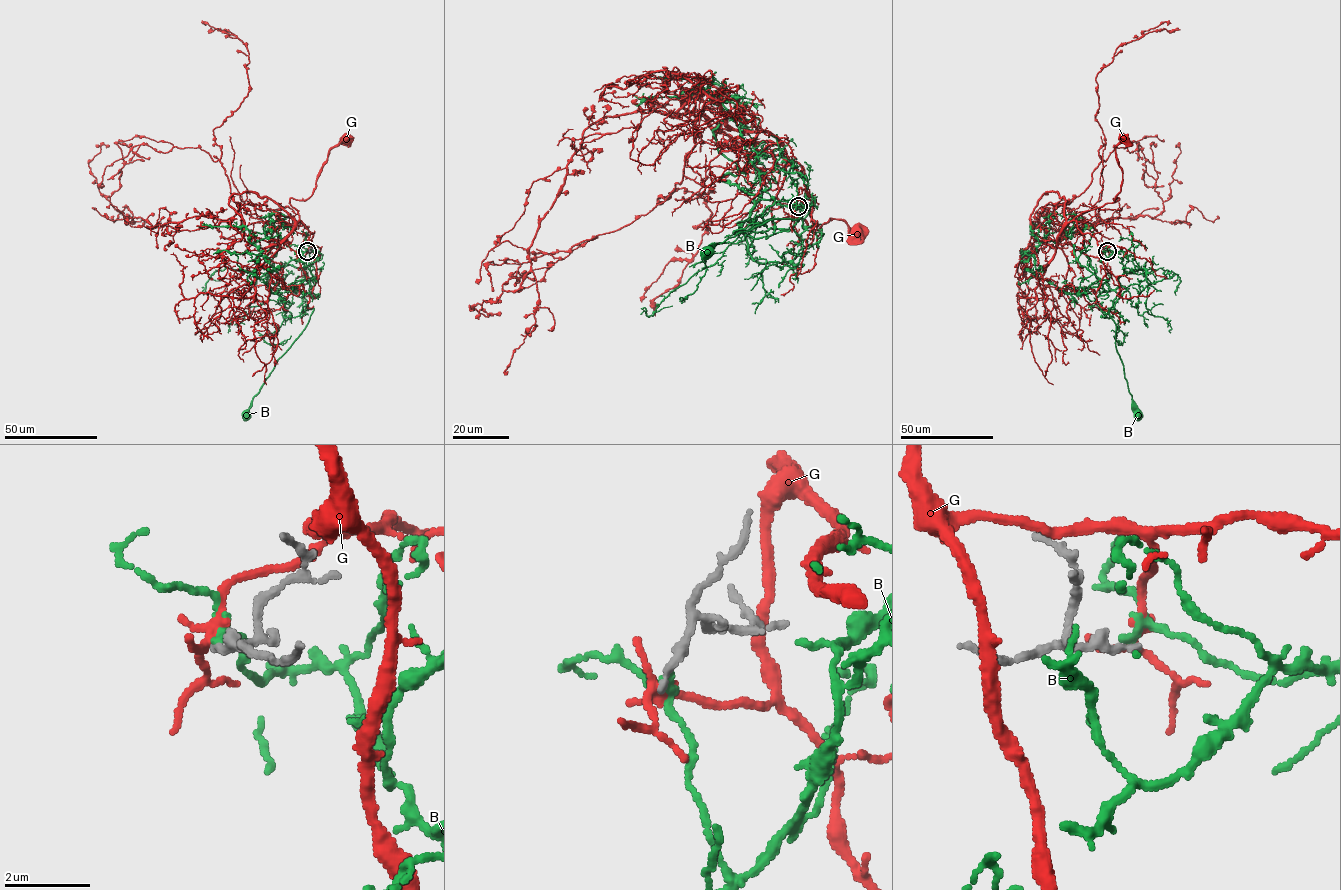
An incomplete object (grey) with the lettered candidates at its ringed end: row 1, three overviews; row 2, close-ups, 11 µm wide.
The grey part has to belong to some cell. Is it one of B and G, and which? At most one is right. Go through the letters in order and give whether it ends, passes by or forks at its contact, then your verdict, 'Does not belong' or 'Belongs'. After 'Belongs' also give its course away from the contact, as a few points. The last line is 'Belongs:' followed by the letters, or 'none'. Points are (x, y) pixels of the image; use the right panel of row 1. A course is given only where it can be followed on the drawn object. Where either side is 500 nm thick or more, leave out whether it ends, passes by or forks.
B: It passes by. Does not belong
G: It passes by. Does not belong
Belongs: none

